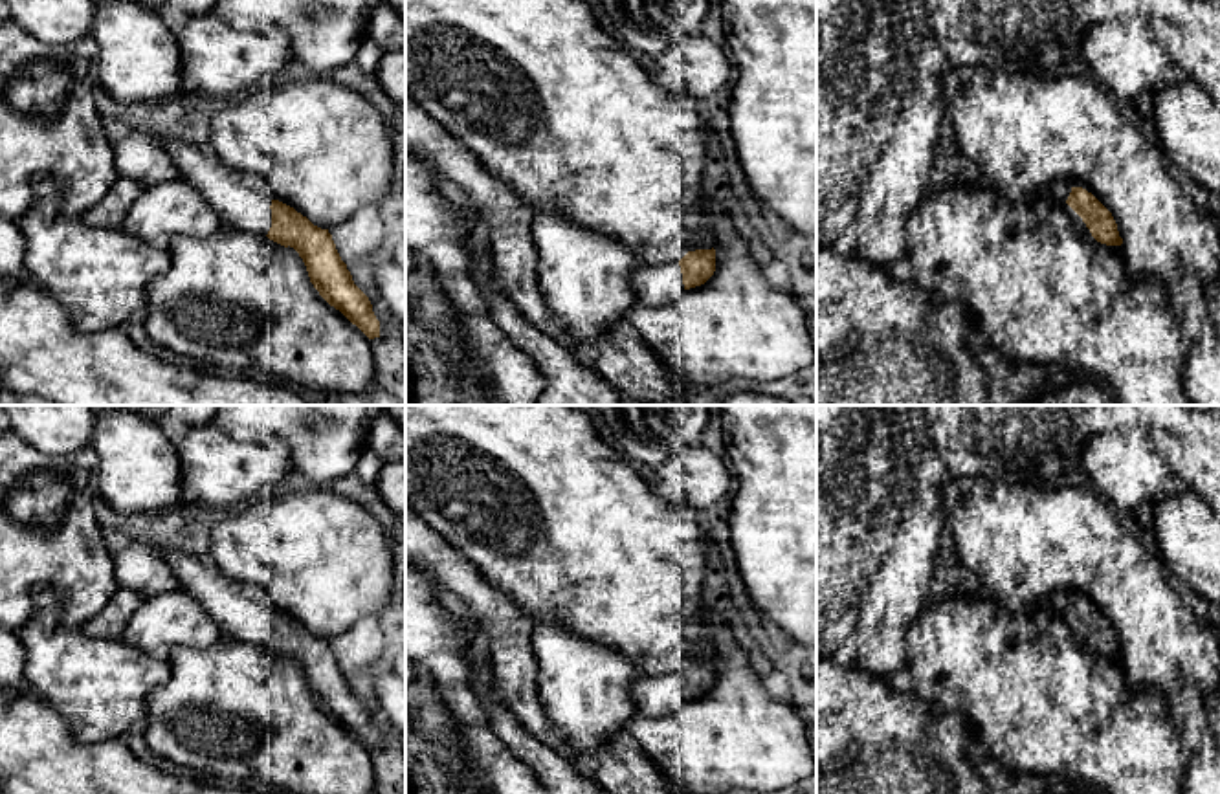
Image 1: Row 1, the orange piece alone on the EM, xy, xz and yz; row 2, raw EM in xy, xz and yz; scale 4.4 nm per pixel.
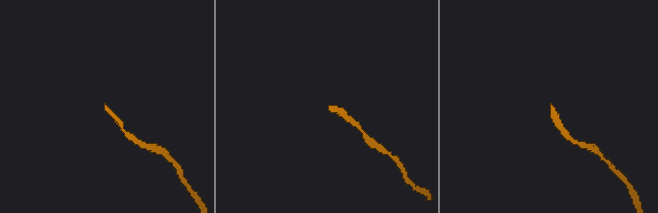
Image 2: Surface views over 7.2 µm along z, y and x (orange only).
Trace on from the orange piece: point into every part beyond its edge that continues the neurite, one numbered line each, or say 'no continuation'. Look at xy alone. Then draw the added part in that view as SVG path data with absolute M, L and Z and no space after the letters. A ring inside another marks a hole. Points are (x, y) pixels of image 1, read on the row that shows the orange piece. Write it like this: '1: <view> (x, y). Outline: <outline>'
1: xy (243, 200). Outline: M161 139L161 145L180 176L198 189L224 224L268 235L273 194L262 178L226 167L216 156L205 156L194 143Z

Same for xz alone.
1: xz (659, 285). Outline: M679 262L635 264L629 271L629 286L644 306L666 306L684 293Z

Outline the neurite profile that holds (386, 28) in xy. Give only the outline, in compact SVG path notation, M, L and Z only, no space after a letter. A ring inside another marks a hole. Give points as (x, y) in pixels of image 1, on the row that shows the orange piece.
M383 0L369 17L367 37L382 51L396 51L405 48L405 22L402 17Z

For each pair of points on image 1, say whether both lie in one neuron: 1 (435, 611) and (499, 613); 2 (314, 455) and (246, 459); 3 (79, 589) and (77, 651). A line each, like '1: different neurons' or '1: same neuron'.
1: different neurons
2: different neurons
3: different neurons

